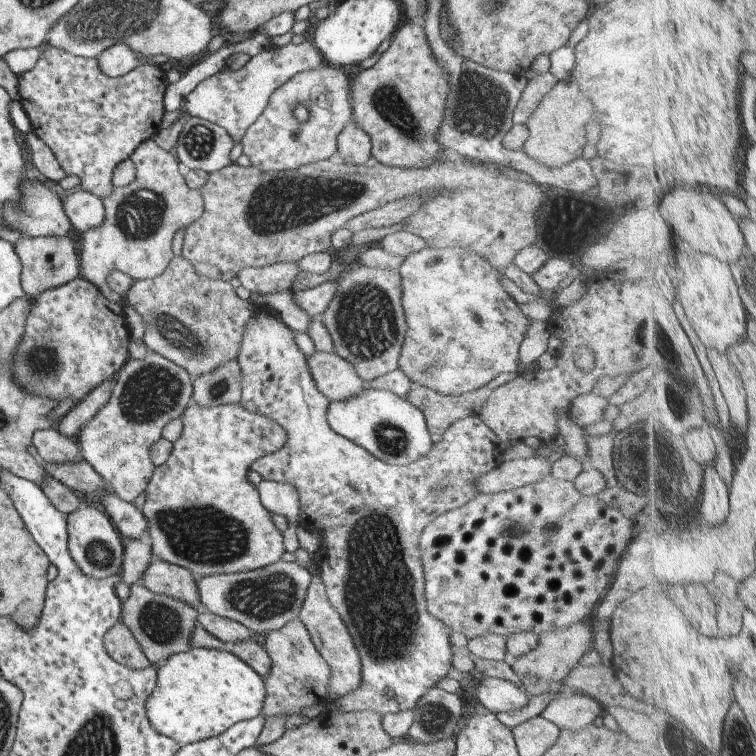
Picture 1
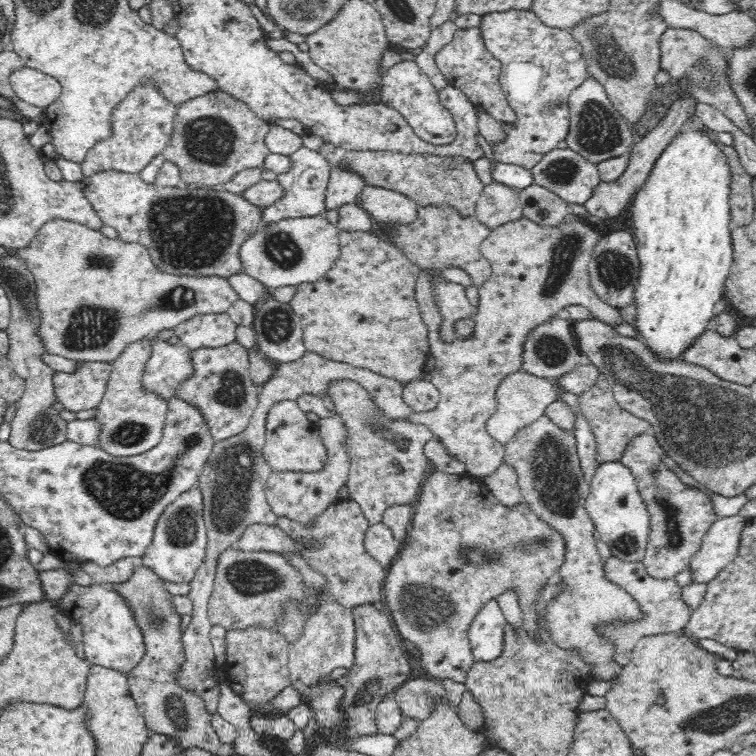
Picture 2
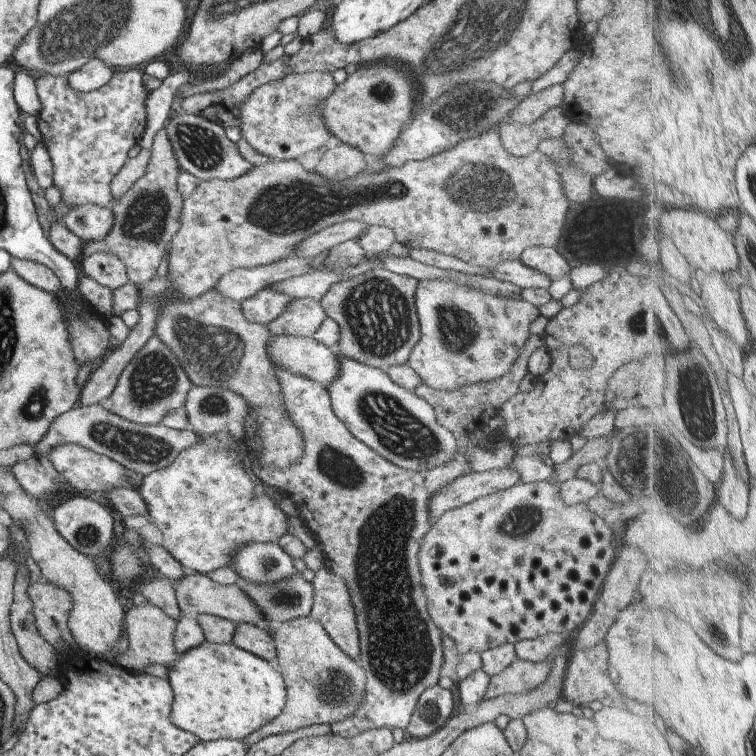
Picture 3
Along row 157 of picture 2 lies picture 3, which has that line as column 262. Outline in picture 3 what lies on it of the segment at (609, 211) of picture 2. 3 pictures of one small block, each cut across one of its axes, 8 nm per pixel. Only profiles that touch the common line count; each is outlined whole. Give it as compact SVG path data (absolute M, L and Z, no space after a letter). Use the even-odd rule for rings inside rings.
M238 623L235 625L232 643L275 666L276 652L270 631L249 623Z

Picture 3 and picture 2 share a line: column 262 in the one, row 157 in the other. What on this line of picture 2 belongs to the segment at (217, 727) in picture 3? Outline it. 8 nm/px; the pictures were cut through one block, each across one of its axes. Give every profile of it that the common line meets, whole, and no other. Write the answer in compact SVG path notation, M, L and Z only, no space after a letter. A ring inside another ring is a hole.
M682 129L682 132L677 133L671 143L664 149L664 152L658 157L646 182L634 193L634 206L631 206L632 212L630 212L630 214L632 214L632 220L635 226L634 238L640 270L638 272L639 280L635 285L634 310L636 319L632 325L637 332L638 338L644 342L647 348L651 350L659 360L682 360L684 352L686 352L688 348L692 348L692 344L694 344L694 342L700 338L699 336L708 328L710 320L715 319L714 306L724 298L725 281L727 280L730 266L732 266L732 256L734 252L734 249L732 249L732 224L728 196L728 194L730 194L730 182L732 182L730 169L731 168L728 167L728 161L726 161L726 155L716 147L716 143L714 143L706 133Z

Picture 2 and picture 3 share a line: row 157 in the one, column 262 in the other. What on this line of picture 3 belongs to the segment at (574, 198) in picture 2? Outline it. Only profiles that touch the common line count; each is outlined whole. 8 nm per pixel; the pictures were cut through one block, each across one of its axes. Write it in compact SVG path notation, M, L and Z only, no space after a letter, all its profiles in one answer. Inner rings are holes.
M277 541L239 546L233 550L227 566L237 573L238 582L247 584L273 584L293 574L300 574Z

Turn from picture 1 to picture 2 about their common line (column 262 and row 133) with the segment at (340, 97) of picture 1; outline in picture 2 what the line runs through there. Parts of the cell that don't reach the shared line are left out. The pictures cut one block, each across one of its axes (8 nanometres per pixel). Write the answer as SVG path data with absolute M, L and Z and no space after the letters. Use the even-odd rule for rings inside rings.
M150 79L134 86L110 114L112 134L104 140L98 140L79 163L82 174L89 177L102 171L139 173L144 170L168 146L179 106L163 96Z

